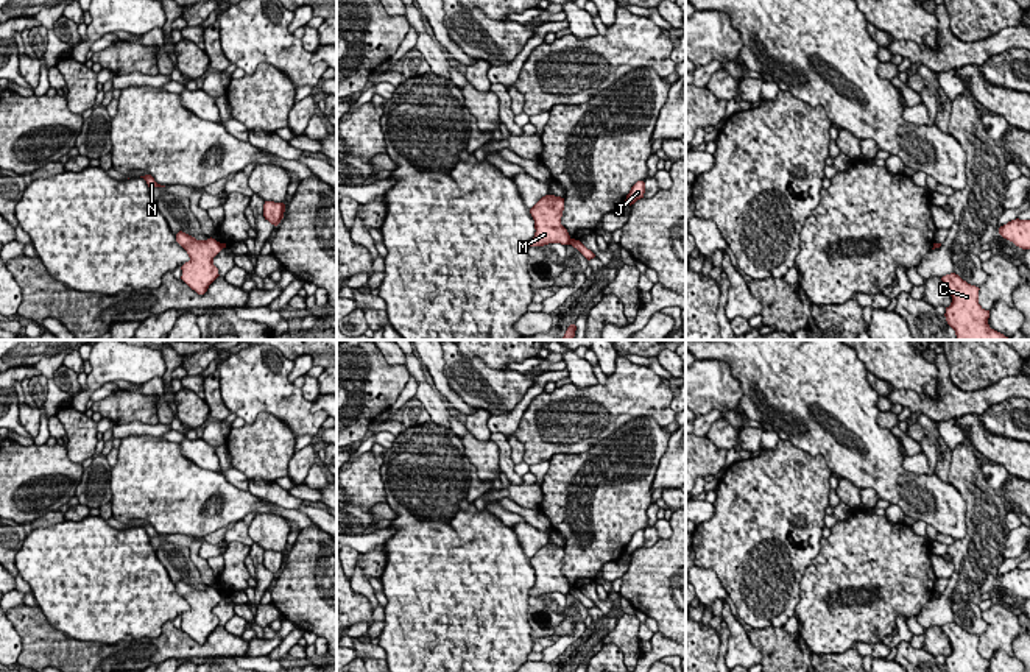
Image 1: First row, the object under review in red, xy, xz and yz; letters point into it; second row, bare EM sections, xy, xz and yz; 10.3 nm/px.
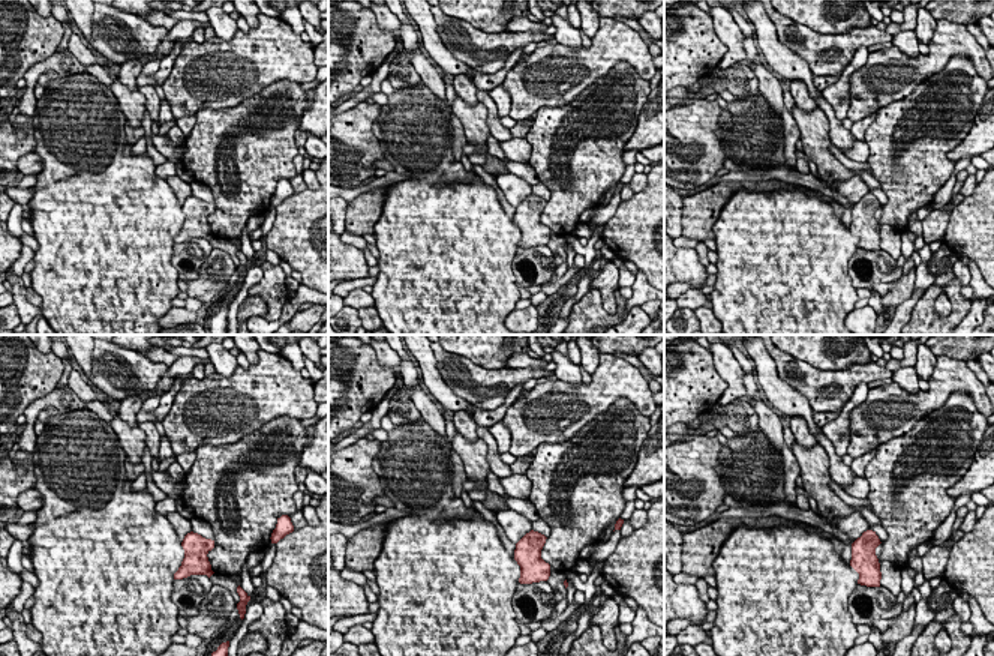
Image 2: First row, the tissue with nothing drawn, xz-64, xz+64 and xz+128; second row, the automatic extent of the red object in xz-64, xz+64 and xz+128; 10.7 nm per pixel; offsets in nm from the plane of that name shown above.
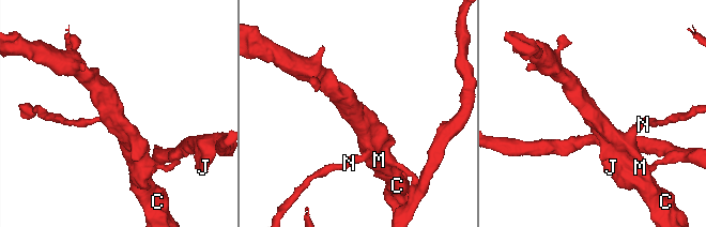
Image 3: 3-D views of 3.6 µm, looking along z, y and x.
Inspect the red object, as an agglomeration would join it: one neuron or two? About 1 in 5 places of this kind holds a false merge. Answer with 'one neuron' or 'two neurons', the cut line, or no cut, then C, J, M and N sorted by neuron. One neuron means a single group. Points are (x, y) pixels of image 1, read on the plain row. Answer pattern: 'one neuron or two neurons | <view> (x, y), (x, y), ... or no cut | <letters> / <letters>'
two neurons | xz (571, 588), (567, 593) | C M N / J

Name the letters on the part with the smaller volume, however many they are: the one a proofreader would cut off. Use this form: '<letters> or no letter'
J

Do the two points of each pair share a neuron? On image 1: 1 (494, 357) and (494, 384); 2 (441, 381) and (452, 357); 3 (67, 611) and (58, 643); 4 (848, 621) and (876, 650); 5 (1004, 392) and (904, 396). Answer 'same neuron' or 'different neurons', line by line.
1: different neurons
2: different neurons
3: different neurons
4: different neurons
5: same neuron

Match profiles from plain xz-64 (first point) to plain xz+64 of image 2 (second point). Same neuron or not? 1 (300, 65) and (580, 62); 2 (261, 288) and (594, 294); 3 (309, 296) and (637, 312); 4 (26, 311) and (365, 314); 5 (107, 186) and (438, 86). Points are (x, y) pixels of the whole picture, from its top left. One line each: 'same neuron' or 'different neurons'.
1: same neuron
2: different neurons
3: different neurons
4: same neuron
5: different neurons

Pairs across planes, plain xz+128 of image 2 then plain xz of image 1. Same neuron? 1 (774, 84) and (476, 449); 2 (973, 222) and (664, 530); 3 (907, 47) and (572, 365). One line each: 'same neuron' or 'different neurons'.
1: different neurons
2: different neurons
3: same neuron

